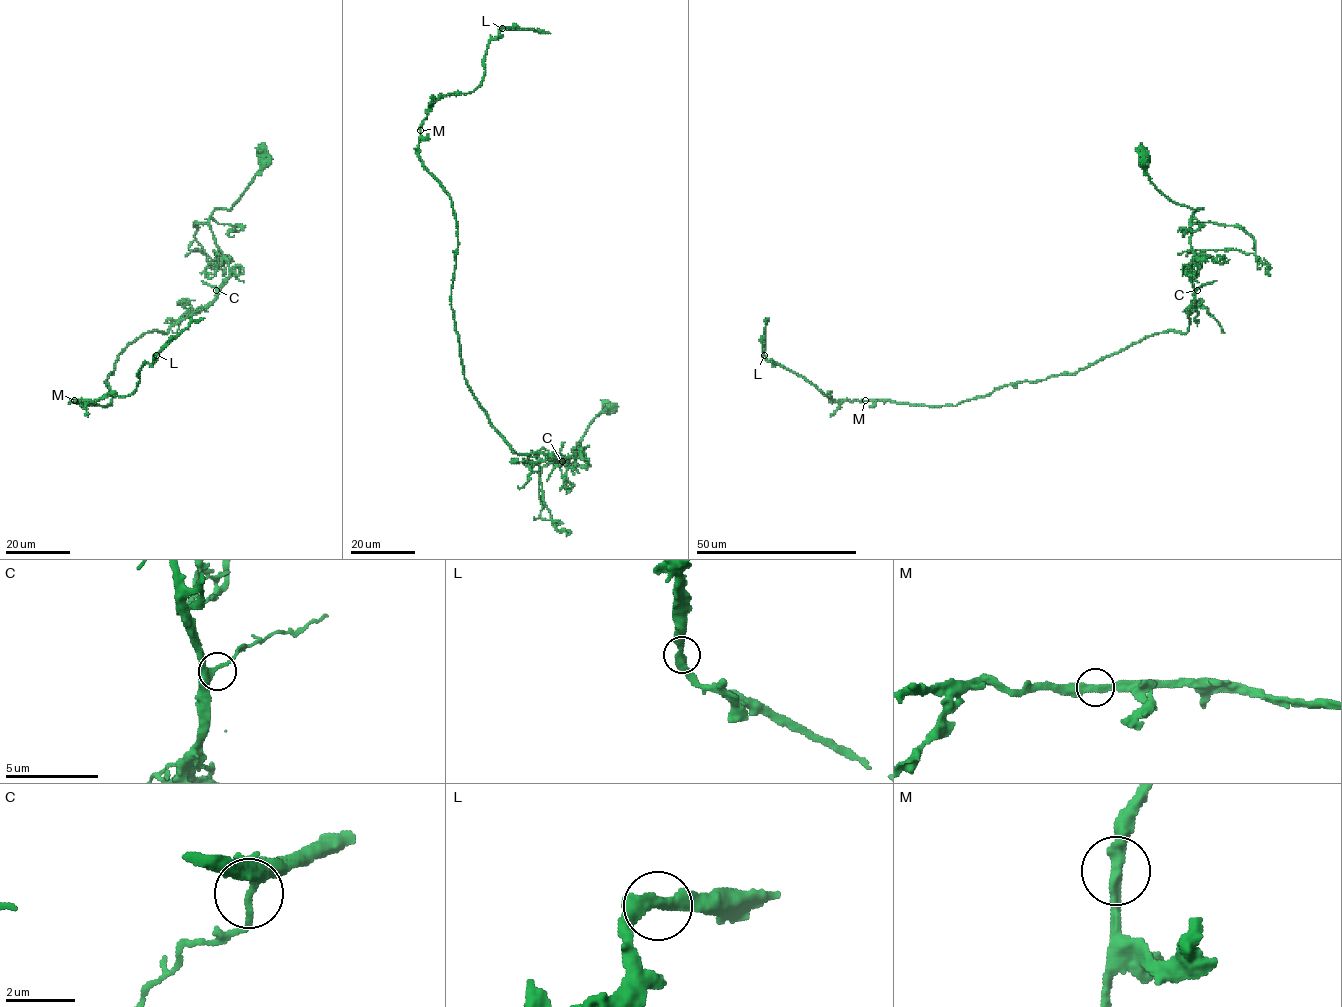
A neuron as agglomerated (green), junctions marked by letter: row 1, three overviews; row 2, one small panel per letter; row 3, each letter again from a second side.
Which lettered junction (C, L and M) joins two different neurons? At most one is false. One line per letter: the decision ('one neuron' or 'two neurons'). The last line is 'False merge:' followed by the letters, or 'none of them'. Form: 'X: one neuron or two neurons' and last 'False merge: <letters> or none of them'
C: one neuron
L: one neuron
M: one neuron
False merge: none of them

